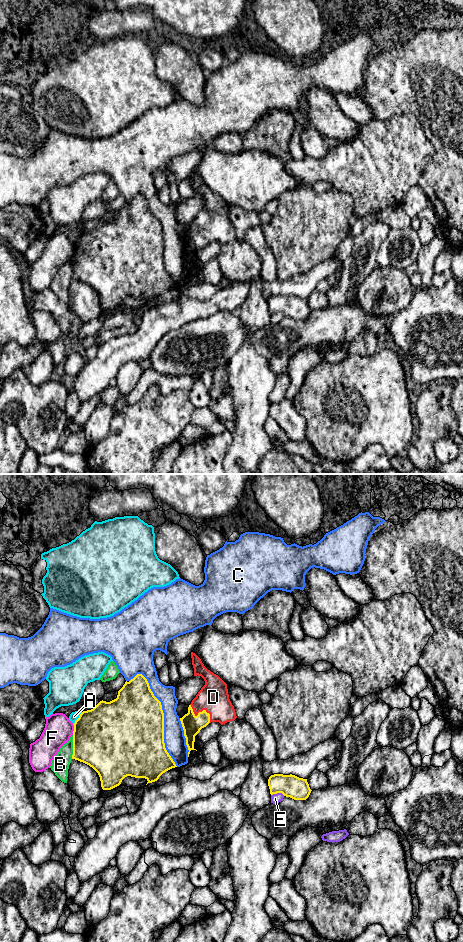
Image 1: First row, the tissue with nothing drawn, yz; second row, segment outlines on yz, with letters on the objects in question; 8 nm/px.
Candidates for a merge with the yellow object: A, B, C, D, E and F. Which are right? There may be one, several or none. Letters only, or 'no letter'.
D

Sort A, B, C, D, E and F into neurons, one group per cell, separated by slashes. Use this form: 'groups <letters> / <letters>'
groups A / B / C / D / E / F

